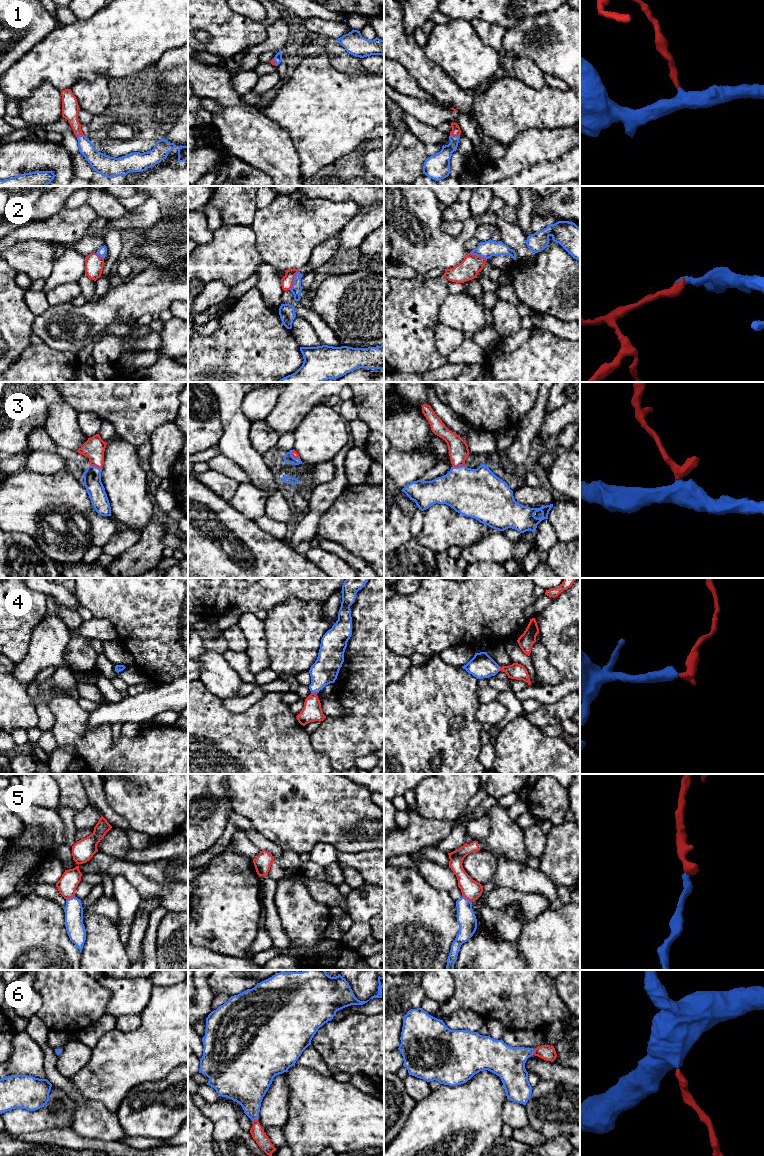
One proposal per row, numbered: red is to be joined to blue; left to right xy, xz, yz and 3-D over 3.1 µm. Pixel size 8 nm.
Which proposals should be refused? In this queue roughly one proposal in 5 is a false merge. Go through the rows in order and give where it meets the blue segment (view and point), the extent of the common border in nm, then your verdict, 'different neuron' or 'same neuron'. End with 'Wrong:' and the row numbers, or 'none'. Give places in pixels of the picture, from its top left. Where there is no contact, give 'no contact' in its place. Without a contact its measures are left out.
1: yz (455, 136) | 80 nm | same neuron
2: xz (294, 280) | 170 nm | different neuron
3: yz (458, 466) | 100 nm | same neuron
4: xz (314, 692) | 50 nm | same neuron
5: yz (467, 899) | 100 nm | same neuron
6: xz (254, 1119) | 50 nm | same neuron
Wrong: 2

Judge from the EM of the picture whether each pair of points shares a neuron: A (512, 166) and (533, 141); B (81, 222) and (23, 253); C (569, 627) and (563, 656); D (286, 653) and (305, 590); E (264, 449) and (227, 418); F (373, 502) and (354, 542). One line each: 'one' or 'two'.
A: one
B: two
C: one
D: two
E: two
F: one

